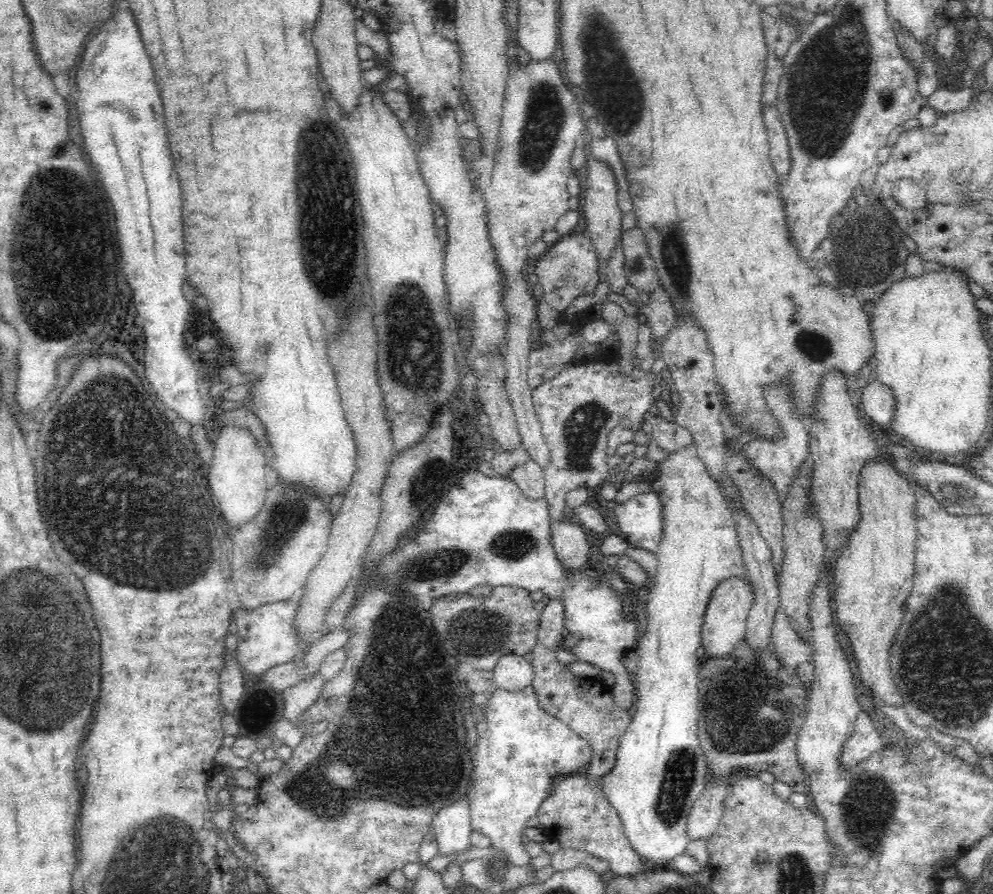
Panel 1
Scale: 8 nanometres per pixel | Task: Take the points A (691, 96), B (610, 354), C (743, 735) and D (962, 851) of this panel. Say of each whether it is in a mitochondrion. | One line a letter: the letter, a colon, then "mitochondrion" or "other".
A: other
B: other
C: mitochondrion
D: other

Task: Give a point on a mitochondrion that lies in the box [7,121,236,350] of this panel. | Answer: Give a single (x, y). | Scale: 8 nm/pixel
(53, 197)

